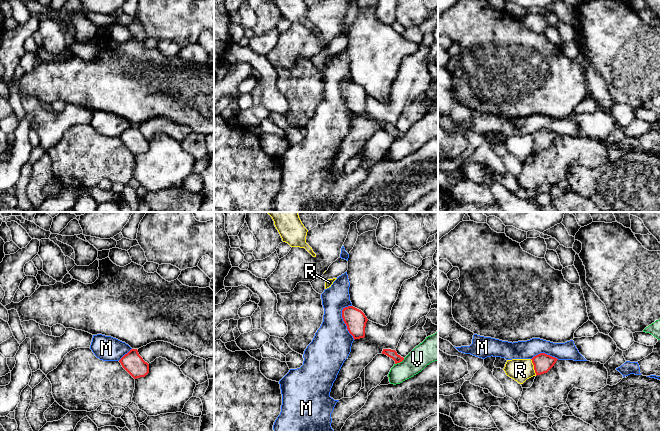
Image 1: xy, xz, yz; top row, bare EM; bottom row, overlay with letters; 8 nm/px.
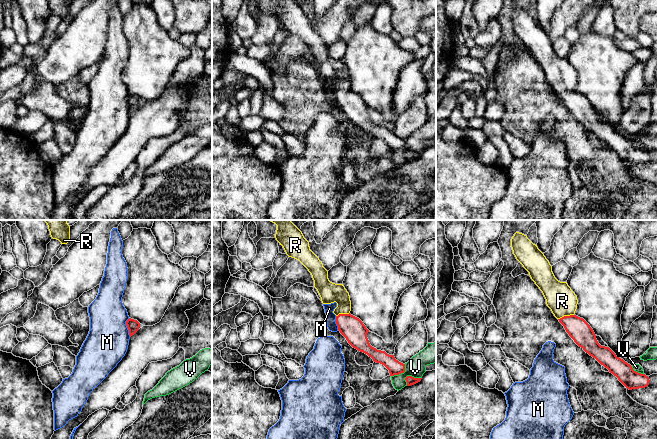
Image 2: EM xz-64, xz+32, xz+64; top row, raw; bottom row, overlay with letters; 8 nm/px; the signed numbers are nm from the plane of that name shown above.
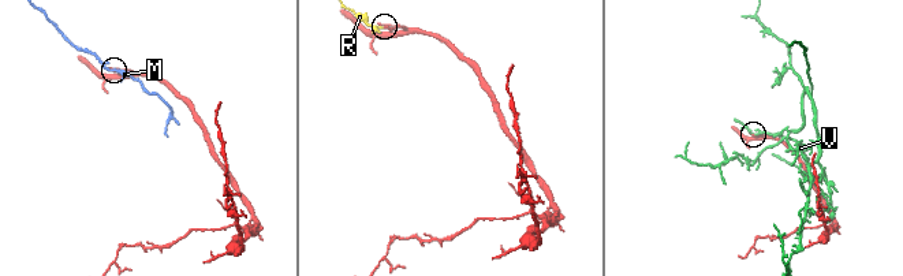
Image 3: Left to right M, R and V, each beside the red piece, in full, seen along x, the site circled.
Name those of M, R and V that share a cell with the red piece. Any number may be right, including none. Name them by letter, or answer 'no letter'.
R

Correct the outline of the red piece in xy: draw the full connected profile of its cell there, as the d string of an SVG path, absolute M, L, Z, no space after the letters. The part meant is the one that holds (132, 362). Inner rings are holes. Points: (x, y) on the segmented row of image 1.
M131 349L119 362L134 379L145 377L149 373L149 364L143 360L137 349Z

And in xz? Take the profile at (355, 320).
M353 306L345 307L342 310L342 318L354 340L365 337L368 319L361 310Z

